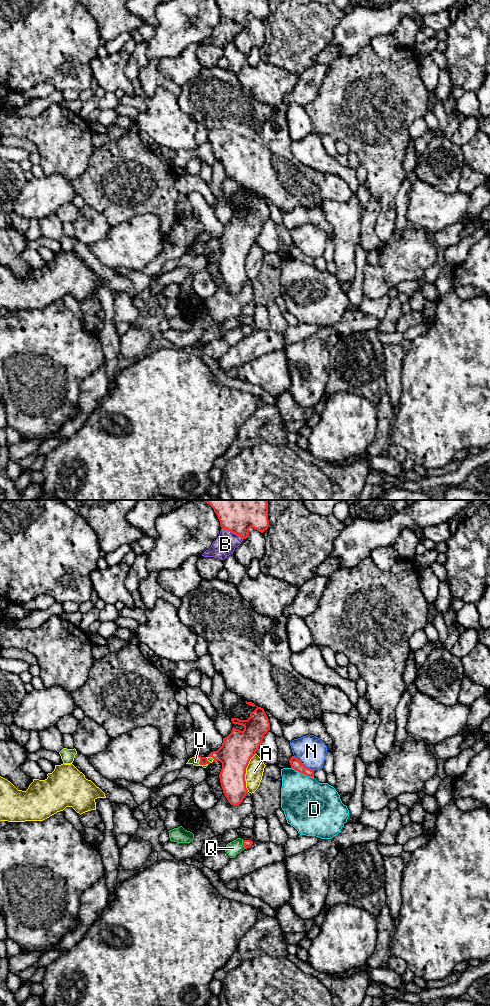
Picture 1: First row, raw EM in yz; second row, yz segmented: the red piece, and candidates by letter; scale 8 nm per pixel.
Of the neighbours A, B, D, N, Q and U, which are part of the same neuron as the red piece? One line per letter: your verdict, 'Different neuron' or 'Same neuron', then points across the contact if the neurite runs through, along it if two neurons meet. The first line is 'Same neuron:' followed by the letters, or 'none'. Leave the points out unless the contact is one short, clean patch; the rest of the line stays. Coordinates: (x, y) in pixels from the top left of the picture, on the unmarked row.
Same neuron: U
A: Different neuron
B: Different neuron
D: Different neuron. Boundary: yz (291, 255), (313, 265)
N: Different neuron
Q: Different neuron
U: Same neuron. Path across: yz (203, 248), (199, 251), (195, 249)

